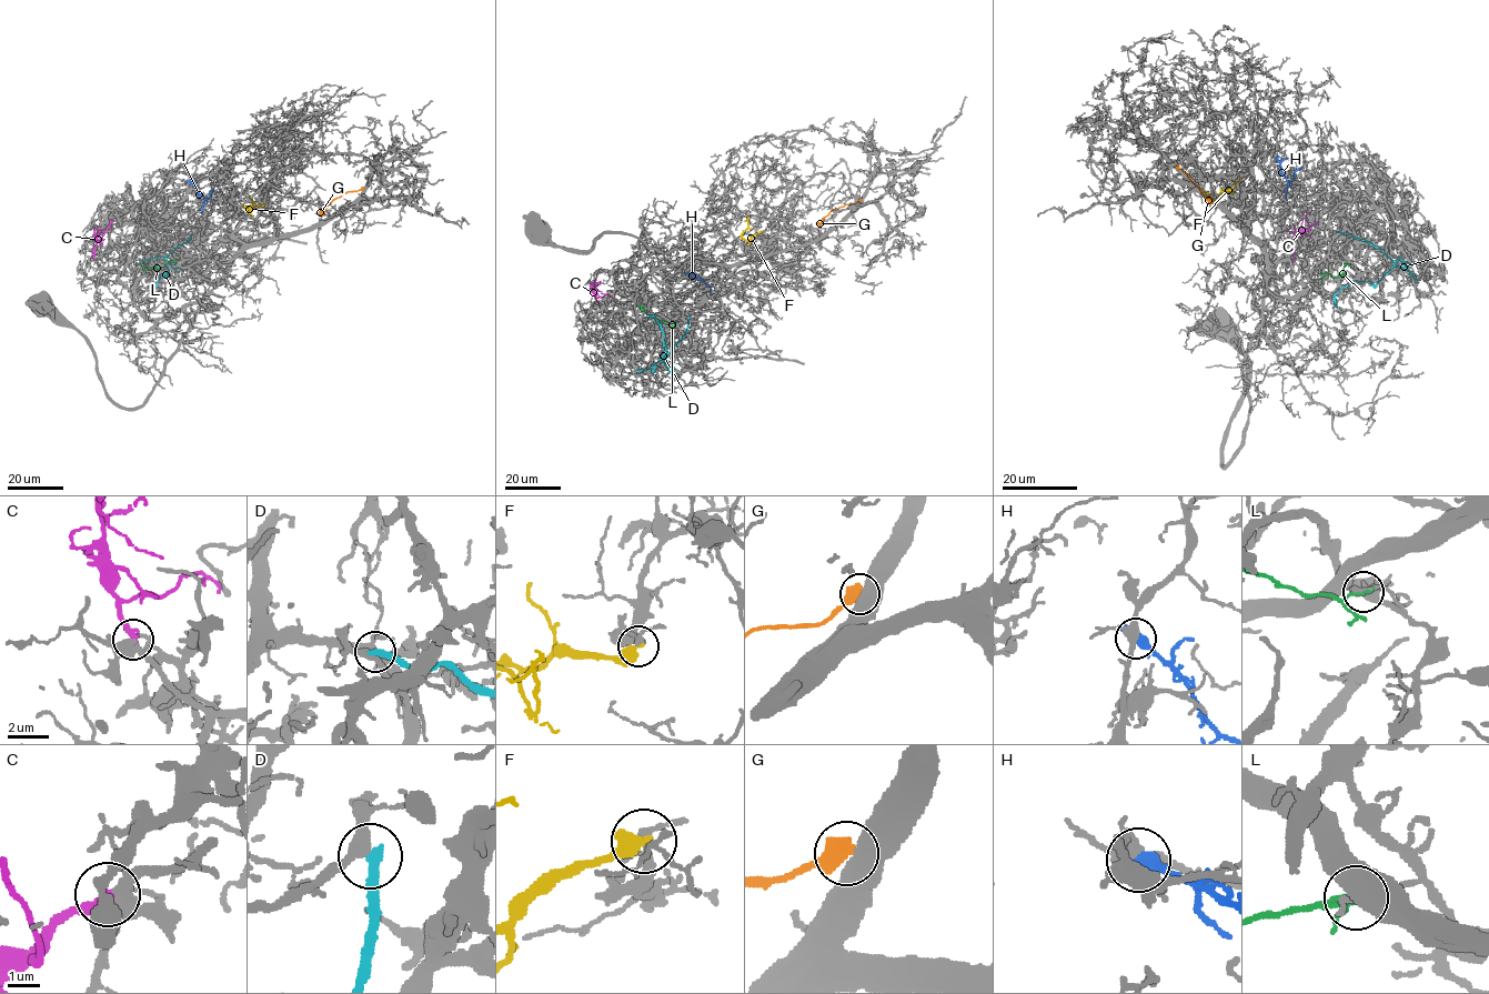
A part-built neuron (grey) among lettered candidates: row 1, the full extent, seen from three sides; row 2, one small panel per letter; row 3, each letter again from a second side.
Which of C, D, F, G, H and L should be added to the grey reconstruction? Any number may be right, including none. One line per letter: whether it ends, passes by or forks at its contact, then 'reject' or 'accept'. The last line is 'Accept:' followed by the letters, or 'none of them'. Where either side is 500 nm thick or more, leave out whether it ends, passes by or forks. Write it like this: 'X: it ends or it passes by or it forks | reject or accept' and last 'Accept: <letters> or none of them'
C: it ends | accept
D: it ends | reject
F: it ends | reject
G: reject
H: reject
L: it ends | reject
Accept: C

